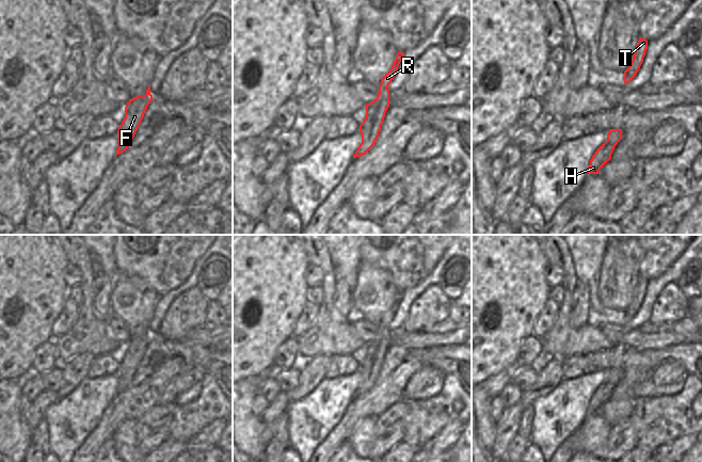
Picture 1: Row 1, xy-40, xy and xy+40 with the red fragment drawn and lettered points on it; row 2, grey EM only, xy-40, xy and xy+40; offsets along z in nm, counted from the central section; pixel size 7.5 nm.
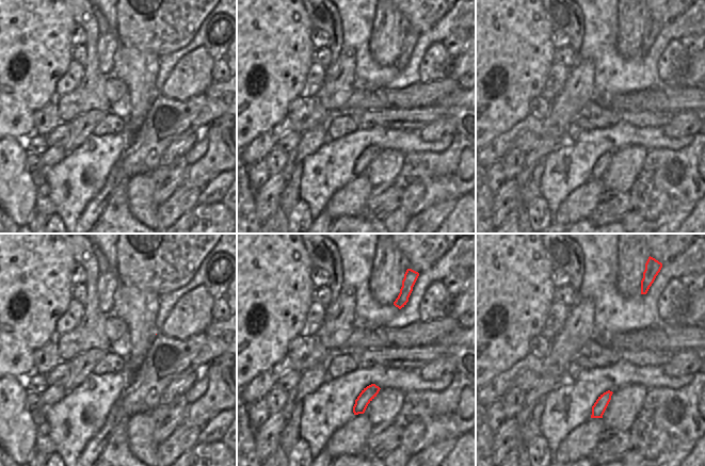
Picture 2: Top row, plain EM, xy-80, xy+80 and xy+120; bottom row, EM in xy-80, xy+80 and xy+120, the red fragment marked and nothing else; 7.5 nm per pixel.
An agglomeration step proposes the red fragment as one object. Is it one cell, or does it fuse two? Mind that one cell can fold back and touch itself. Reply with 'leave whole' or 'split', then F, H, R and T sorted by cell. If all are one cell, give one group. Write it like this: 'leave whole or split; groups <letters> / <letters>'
leave whole; groups F H R T

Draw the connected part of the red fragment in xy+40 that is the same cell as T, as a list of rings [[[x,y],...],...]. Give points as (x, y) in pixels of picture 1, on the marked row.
[[[639,37],[639,41],[635,47],[635,53],[628,68],[624,71],[624,83],[631,82],[637,75],[645,55],[648,49],[648,41]]]

